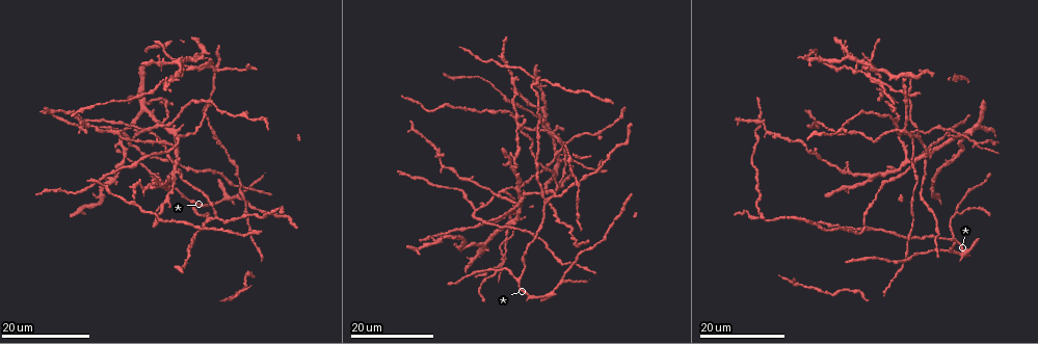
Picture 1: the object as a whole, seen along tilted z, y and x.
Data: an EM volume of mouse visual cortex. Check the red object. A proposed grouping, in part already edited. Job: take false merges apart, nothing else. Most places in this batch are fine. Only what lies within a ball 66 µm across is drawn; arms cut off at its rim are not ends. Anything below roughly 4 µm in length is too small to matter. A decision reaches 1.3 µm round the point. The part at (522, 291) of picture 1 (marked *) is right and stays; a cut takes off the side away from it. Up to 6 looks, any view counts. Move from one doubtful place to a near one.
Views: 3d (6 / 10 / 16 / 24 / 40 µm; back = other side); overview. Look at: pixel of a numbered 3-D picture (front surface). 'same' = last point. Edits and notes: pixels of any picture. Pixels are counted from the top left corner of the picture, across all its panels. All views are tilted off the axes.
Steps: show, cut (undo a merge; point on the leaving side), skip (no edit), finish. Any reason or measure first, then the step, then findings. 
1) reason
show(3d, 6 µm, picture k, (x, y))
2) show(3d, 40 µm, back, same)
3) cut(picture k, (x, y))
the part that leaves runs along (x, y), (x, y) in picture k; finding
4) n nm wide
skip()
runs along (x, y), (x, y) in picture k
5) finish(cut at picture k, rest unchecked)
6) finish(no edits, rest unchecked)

show(3d, 16 µm, picture 1, (516, 279))

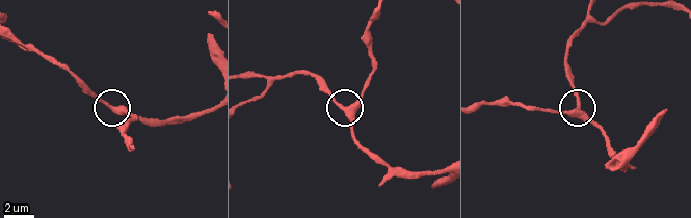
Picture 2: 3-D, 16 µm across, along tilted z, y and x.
show(3d, 6 µm, picture 2, (116, 109))

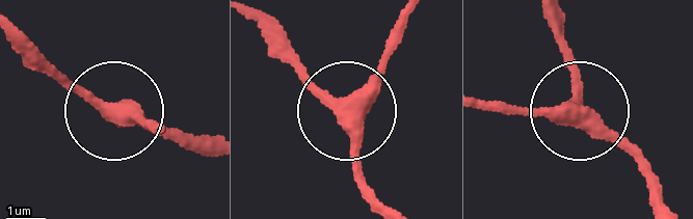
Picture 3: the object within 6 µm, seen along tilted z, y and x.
skip()
runs along (170, 134), (122, 120), (24, 45) in picture 3; one neuron here

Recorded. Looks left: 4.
arms part here
show(3d, 16 µm, picture 1, (920, 142))

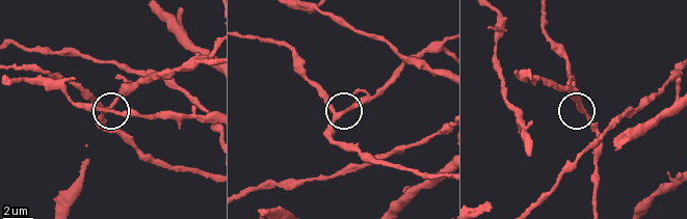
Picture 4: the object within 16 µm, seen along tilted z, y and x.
closer look
show(3d, 10 µm, picture 4, (334, 114))

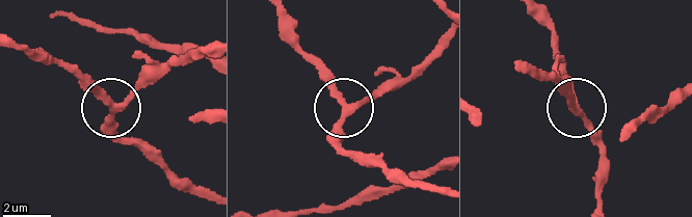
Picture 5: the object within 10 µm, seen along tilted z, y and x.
skip()
one neuron here

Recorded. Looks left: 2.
three-way junction
show(3d, 16 µm, picture 1, (547, 133))

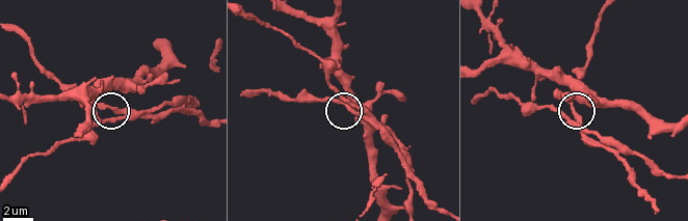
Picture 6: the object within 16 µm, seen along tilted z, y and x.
show(3d, 6 µm, picture 6, (349, 105))

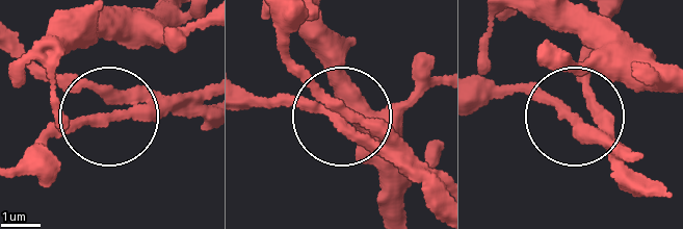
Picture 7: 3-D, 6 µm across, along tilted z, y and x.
270 nm wide
skip()
all the same neuron

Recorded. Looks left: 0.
finish(no edits, rest unchecked)

